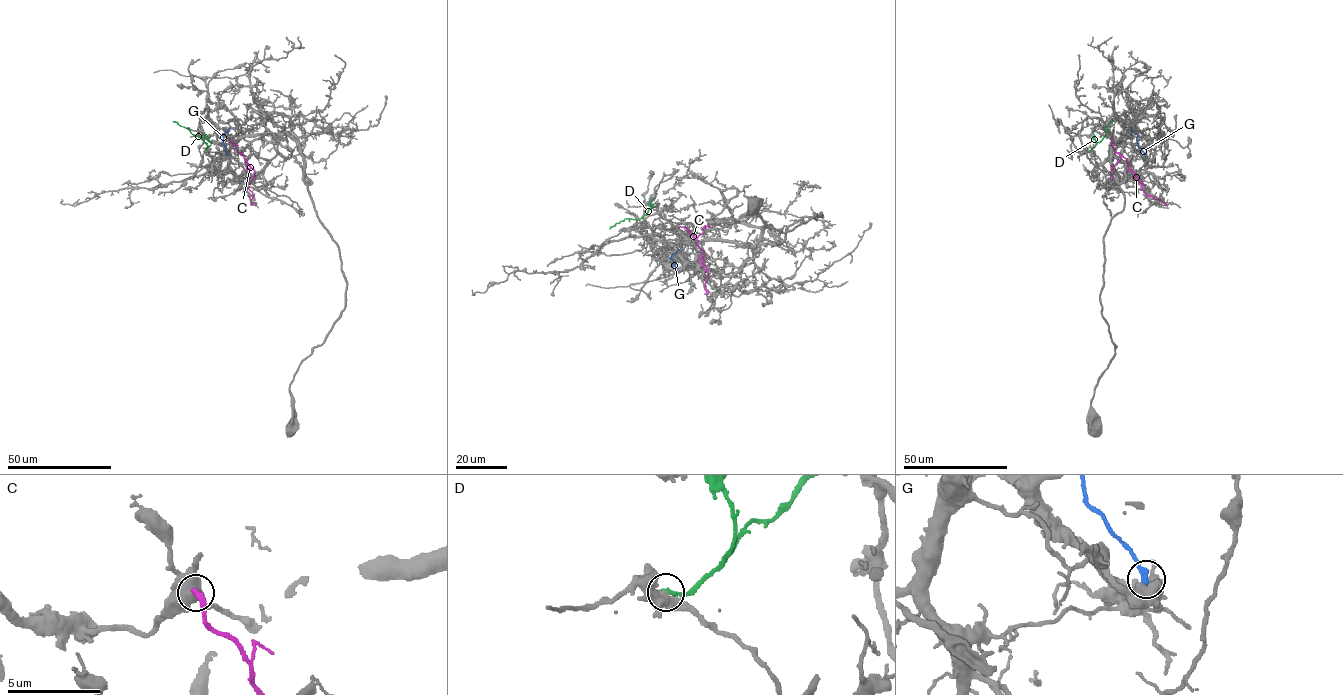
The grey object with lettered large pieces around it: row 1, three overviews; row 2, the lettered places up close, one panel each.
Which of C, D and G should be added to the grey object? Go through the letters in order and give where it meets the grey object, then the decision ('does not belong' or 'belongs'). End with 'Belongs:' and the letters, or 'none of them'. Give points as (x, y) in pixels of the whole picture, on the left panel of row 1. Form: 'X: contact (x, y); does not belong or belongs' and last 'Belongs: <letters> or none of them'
C: contact (229, 138); does not belong
D: contact (207, 150); does not belong
G: contact (228, 155); does not belong
Belongs: none of them

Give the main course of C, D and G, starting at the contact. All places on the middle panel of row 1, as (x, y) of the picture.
C: (678, 228), (686, 228), (703, 251), (699, 262), (708, 270), (704, 288), (710, 293)
D: (651, 197), (652, 206), (642, 217), (626, 218), (609, 229)
G: (677, 268), (671, 256), (678, 249)

